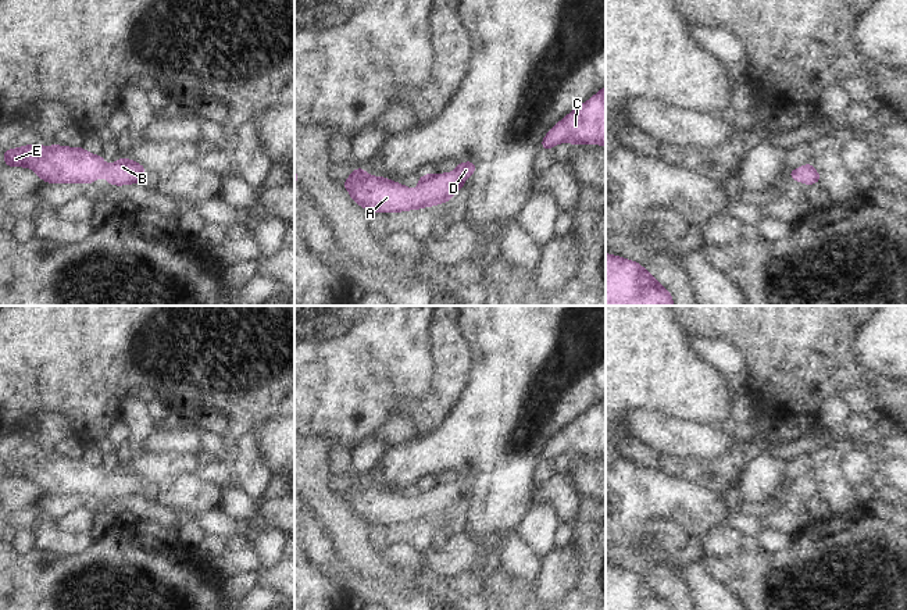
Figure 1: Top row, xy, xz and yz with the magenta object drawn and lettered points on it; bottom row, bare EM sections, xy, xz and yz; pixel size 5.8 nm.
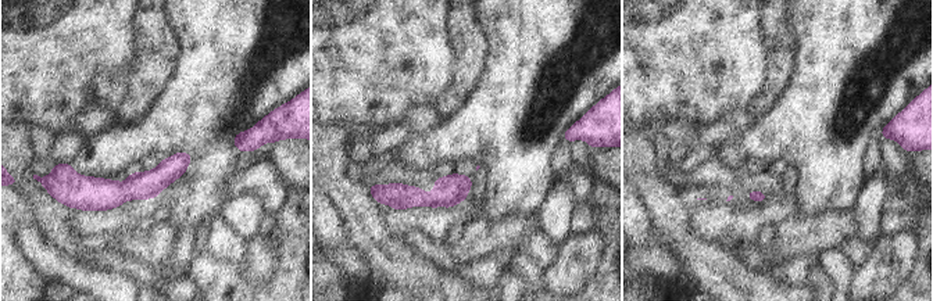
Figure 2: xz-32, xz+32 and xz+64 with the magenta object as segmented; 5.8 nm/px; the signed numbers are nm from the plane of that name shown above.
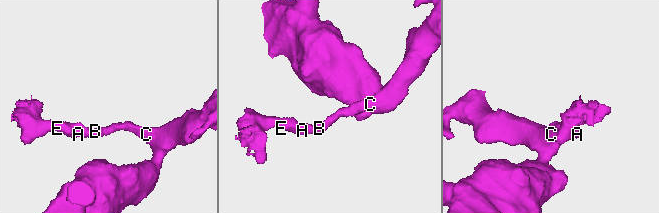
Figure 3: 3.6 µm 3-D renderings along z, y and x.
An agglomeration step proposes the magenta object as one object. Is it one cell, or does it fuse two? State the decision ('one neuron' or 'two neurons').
one neuron

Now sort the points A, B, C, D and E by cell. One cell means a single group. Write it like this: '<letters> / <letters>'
A B C D E

